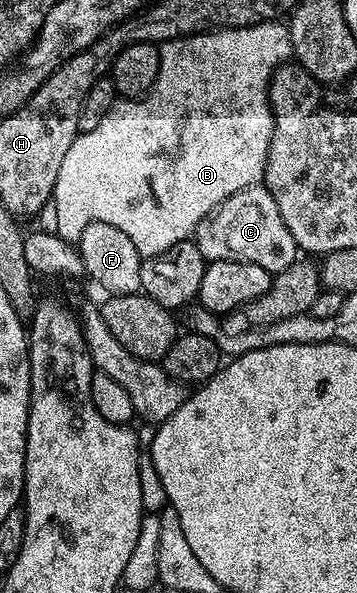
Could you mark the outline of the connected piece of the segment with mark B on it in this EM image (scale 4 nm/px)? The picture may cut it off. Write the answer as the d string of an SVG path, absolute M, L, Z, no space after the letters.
M271 20L254 26L239 25L228 29L216 29L213 33L195 33L192 37L179 37L176 41L165 42L160 49L160 71L149 93L141 99L115 101L108 115L100 119L100 124L94 130L79 133L72 147L68 147L68 155L64 155L64 163L60 163L60 175L56 175L56 187L52 198L53 232L63 237L65 241L77 243L80 235L84 235L84 227L88 227L88 223L93 221L112 223L112 227L120 227L120 231L124 231L124 235L128 235L128 239L136 243L136 251L143 259L155 257L160 255L160 251L168 251L168 247L193 238L194 230L199 223L232 195L236 195L236 191L244 191L259 184L266 176L268 147L272 143L274 130L274 116L270 110L270 76L279 65L289 62L292 57L289 28L285 24L278 24Z

